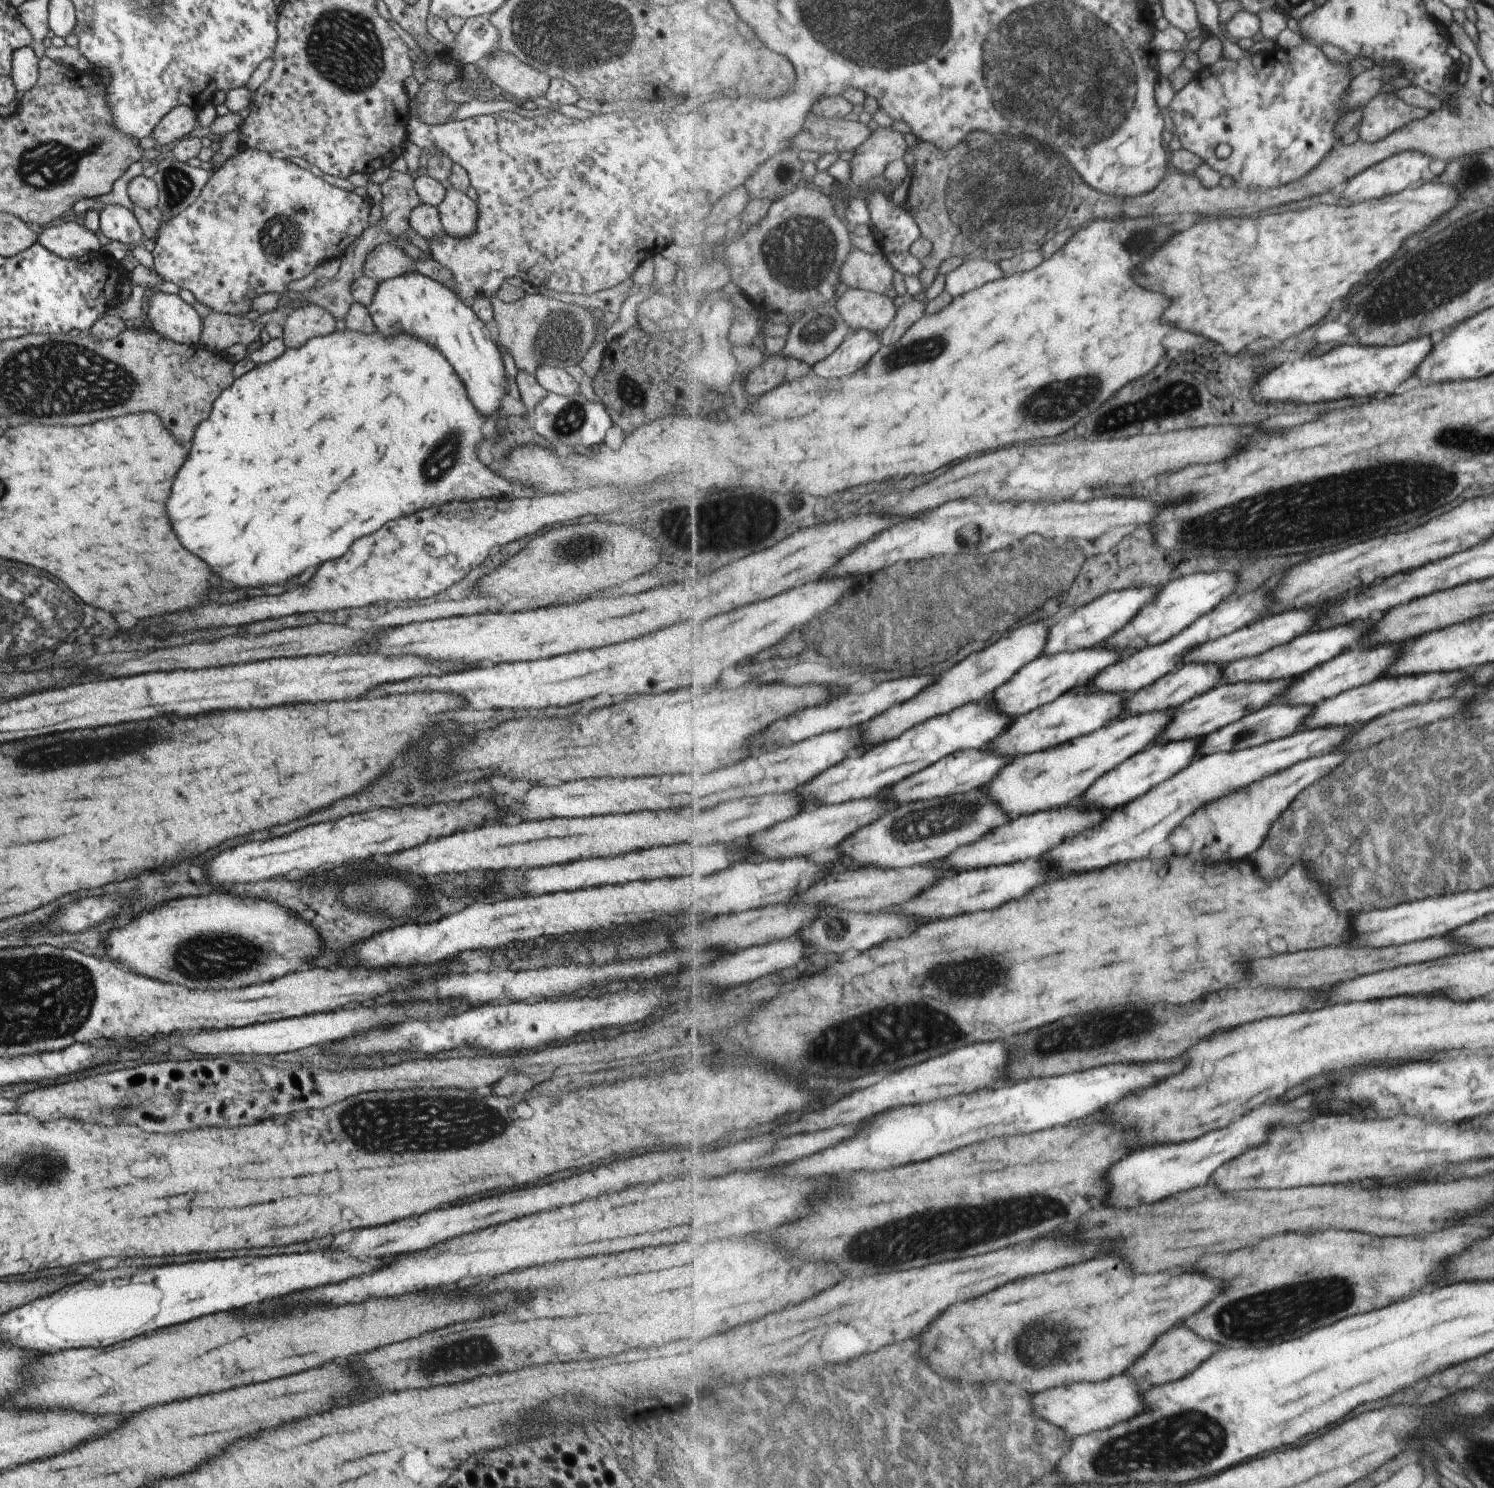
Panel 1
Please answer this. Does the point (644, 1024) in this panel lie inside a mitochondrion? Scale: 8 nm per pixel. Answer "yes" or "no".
no

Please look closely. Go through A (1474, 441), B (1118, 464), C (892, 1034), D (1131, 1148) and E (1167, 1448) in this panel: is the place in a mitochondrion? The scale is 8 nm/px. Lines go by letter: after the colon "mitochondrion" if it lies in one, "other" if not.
A: mitochondrion
B: other
C: mitochondrion
D: other
E: mitochondrion

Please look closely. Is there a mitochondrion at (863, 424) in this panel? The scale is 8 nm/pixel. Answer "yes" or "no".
no

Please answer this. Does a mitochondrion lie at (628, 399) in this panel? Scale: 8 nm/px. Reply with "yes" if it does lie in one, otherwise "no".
yes

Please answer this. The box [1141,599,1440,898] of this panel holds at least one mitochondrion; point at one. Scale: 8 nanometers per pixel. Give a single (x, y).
(1250, 734)

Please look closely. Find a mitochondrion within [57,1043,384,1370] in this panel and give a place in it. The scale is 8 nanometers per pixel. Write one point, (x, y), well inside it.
(114, 1111)

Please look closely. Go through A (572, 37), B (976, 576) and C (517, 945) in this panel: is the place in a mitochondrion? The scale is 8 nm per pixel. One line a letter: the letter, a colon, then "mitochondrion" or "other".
A: mitochondrion
B: mitochondrion
C: other

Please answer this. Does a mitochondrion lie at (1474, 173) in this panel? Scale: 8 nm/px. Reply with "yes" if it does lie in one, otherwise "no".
yes

